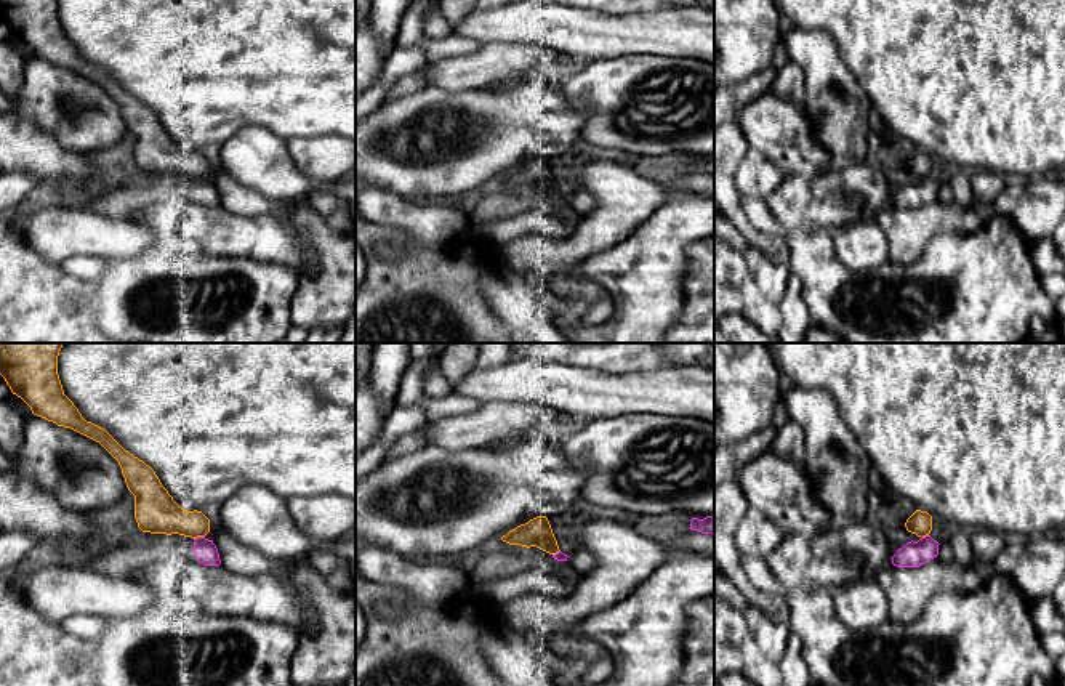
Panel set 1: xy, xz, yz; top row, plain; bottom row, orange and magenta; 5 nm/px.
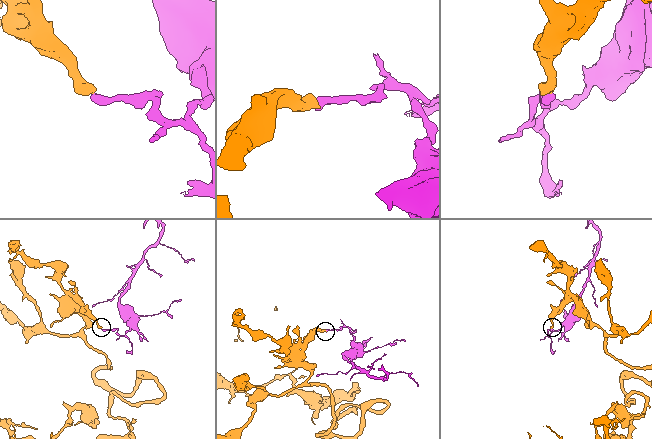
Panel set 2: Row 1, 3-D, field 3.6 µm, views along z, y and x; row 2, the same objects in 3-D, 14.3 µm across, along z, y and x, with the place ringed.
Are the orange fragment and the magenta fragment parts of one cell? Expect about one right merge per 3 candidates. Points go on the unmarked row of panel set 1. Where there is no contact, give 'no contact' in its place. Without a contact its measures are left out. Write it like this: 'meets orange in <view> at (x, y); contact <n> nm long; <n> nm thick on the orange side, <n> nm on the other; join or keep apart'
meets orange in xy at (199, 177); contact 60 nm long; 220 nm thick on the orange side, 110 nm on the other; keep apart

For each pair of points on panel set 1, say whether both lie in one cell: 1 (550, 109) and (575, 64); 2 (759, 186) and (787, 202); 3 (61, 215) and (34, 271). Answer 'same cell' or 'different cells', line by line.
1: different cells
2: different cells
3: different cells

